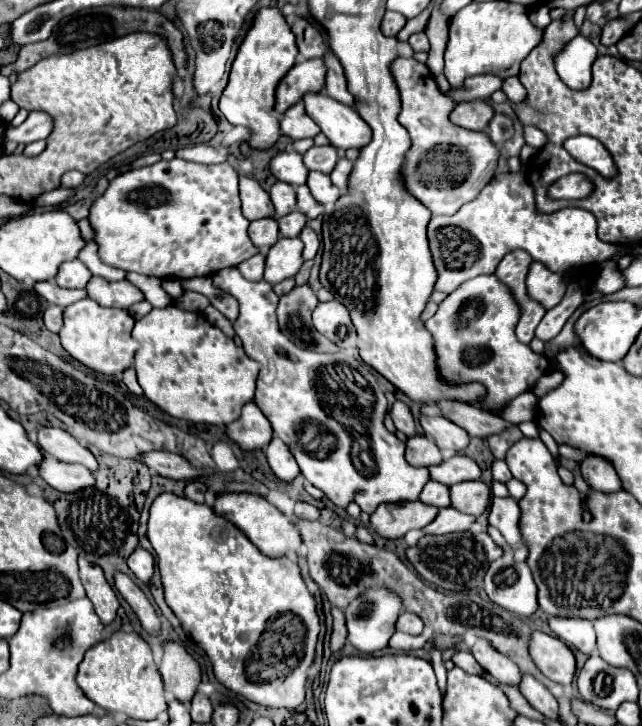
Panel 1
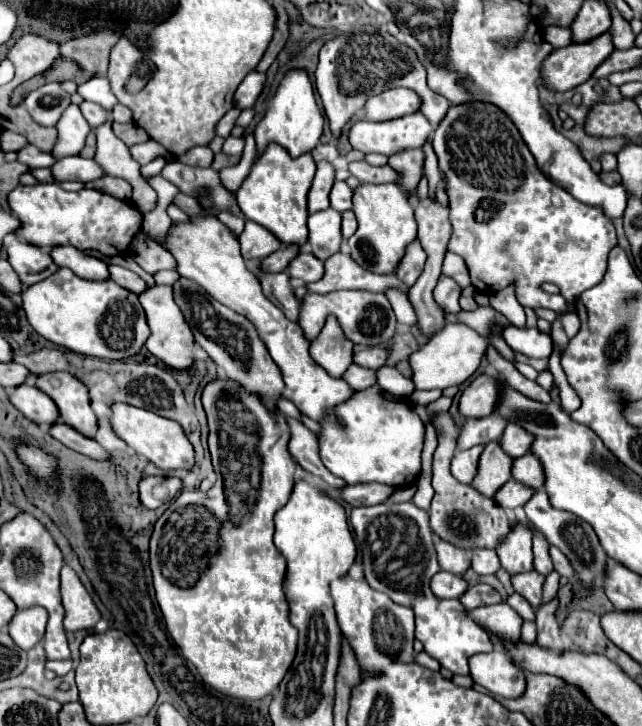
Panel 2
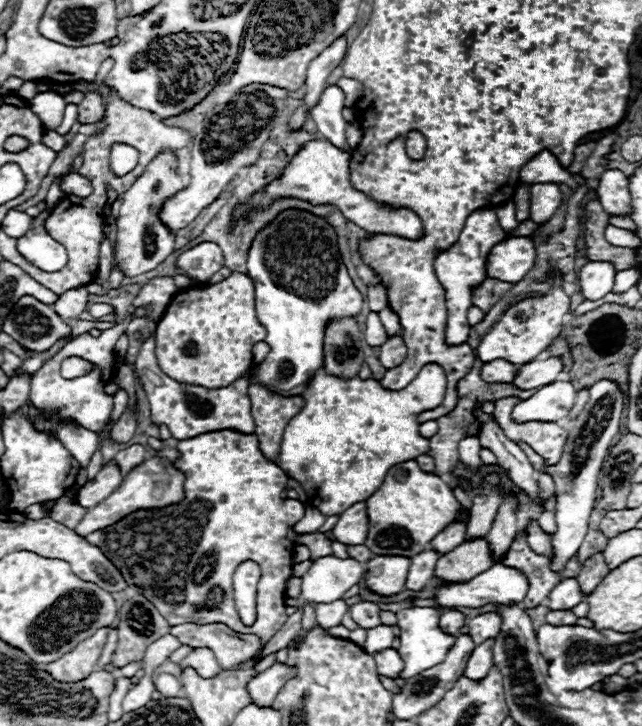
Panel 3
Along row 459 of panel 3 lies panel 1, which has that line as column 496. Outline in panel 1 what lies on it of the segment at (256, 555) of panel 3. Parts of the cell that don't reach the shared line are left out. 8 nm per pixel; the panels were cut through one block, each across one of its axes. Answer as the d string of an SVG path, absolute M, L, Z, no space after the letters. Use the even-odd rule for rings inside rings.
M498 174L484 186L484 190L468 204L464 204L456 214L452 216L434 216L428 224L428 242L430 242L430 252L432 260L438 272L438 280L434 284L434 290L440 290L444 294L450 294L460 286L462 282L480 276L480 274L494 274L498 262L518 246L528 246L528 252L534 260L544 262L552 272L565 274L579 267L588 264L602 264L604 260L612 258L614 254L624 256L624 250L616 250L614 244L600 242L596 236L596 218L592 214L586 214L586 210L580 208L562 208L554 214L538 214L534 210L534 194L528 182L524 180L522 174Z

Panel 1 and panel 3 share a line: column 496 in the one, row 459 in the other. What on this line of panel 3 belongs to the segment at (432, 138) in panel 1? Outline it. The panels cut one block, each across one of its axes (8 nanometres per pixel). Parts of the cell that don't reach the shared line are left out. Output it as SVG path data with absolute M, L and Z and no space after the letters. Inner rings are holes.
M154 456L150 460L146 460L144 464L140 464L136 470L132 470L124 482L120 484L120 488L114 490L114 494L110 494L106 500L102 500L98 506L90 508L84 518L80 520L80 524L74 528L74 532L78 536L88 536L96 530L102 530L118 520L122 520L122 516L128 516L128 512L136 512L138 508L160 508L160 506L168 506L168 504L178 504L184 498L184 474L180 470L176 470L170 462Z

